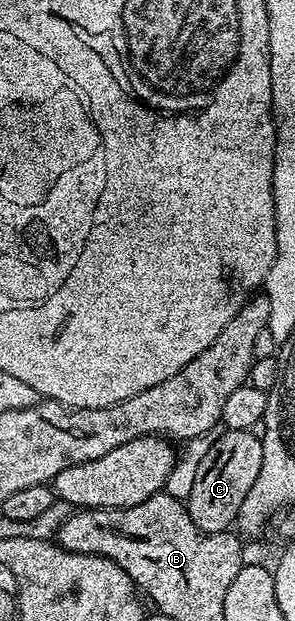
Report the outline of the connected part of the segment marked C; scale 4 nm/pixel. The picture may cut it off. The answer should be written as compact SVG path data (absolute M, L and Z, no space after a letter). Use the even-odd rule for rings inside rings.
M225 430L217 434L210 445L210 453L206 453L206 457L202 457L202 465L198 465L194 489L190 489L190 497L186 501L190 521L194 521L196 528L205 535L229 530L235 524L238 509L242 509L242 501L246 501L246 493L250 493L261 469L262 438L259 434L253 430Z

